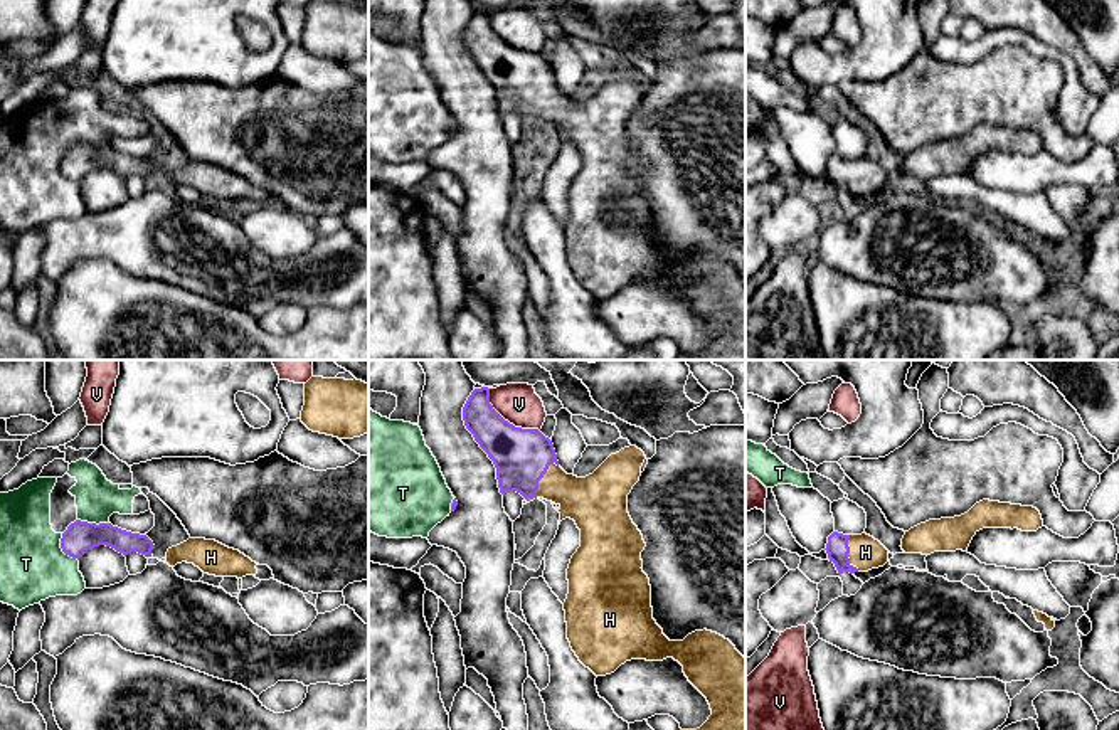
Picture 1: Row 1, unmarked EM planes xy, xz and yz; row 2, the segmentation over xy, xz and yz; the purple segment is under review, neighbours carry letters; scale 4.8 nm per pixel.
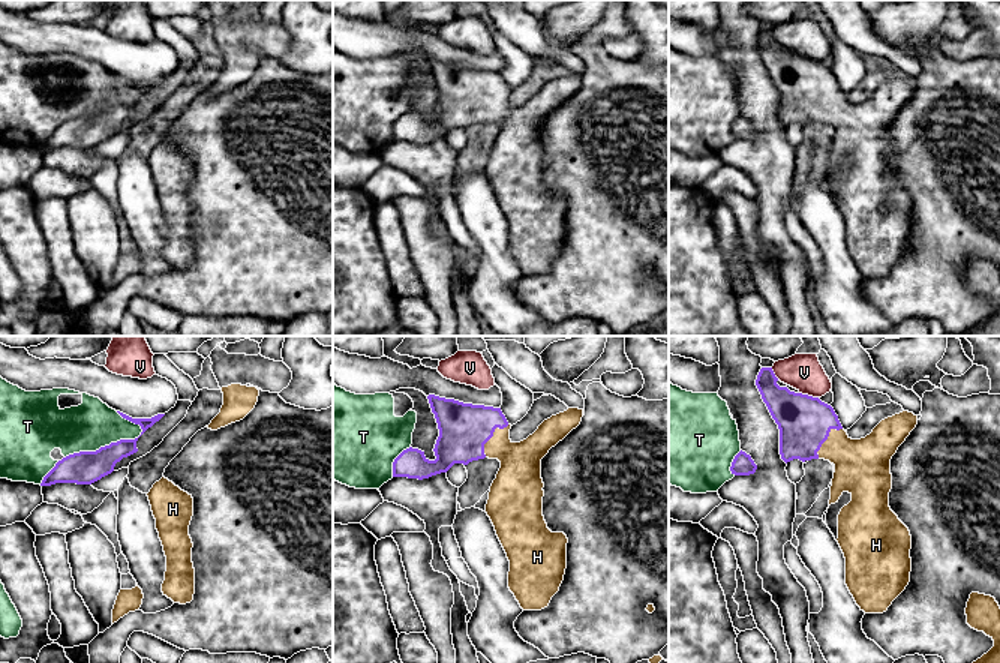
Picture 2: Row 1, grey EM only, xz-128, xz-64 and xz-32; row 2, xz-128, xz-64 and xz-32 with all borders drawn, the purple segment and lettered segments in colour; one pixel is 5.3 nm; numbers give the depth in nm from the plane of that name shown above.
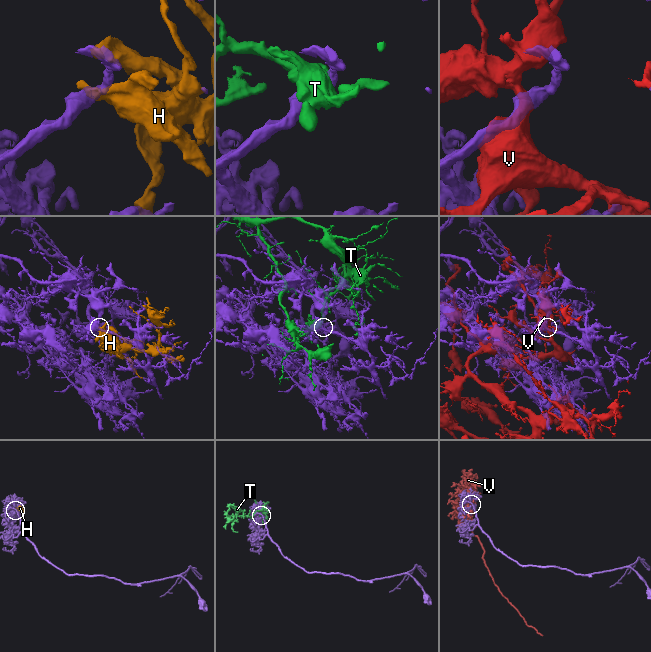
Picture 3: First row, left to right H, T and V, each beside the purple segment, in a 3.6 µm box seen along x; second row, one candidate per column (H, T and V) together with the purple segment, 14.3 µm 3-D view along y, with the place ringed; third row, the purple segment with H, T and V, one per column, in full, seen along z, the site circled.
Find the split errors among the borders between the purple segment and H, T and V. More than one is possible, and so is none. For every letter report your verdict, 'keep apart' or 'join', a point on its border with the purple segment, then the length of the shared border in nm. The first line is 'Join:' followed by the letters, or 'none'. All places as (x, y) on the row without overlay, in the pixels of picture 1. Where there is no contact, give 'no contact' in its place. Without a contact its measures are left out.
Join: H
H: join | xz (540, 101) | 200 nm
T: keep apart | xy (63, 174) | 160 nm
V: keep apart | xz (507, 44) | 320 nm

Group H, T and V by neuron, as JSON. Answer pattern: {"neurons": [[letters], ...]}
{"neurons": [["H"], ["T"], ["V"]]}

